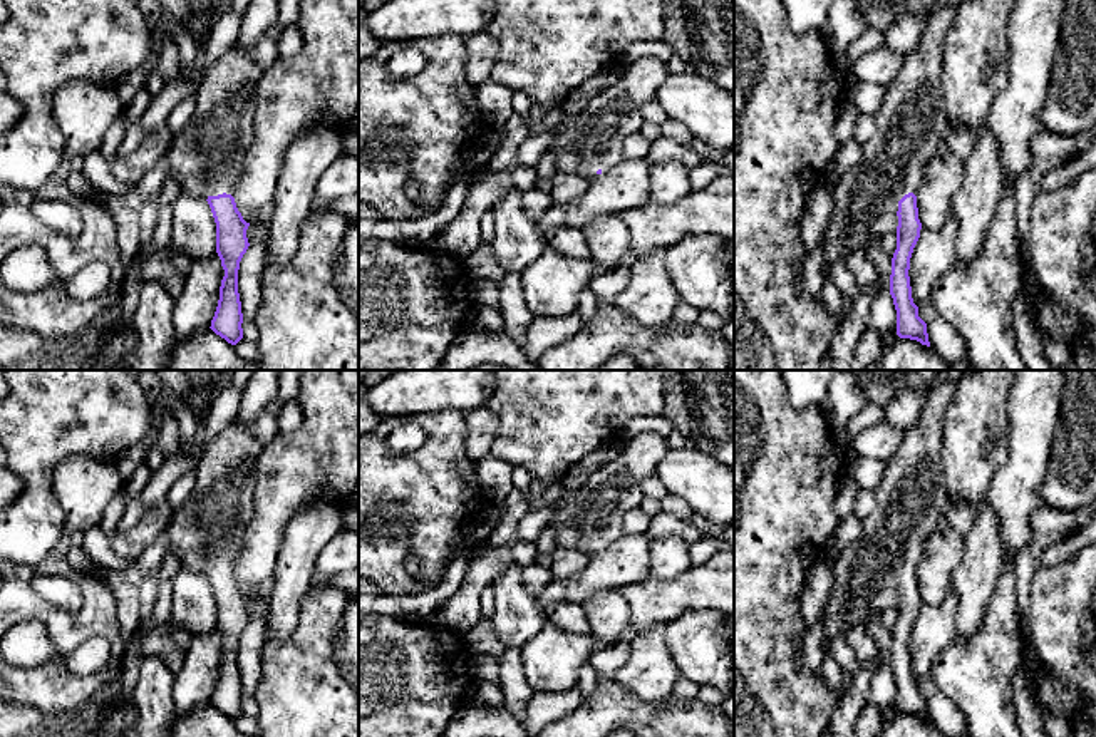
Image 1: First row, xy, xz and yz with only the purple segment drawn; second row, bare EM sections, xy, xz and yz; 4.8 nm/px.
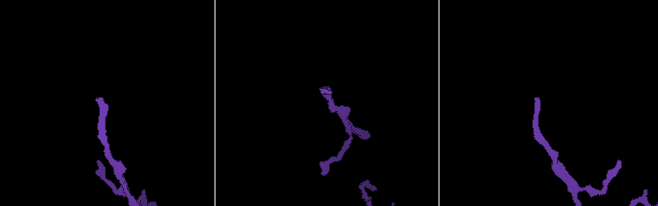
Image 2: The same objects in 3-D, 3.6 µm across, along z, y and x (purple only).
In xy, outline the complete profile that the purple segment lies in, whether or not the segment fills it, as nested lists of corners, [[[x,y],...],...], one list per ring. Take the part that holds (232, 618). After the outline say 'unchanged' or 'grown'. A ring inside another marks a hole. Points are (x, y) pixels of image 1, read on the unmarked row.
[[[235,419],[216,437],[213,437],[194,469],[196,481],[189,497],[181,509],[173,514],[166,533],[171,539],[171,549],[181,568],[206,575],[216,598],[216,628],[221,635],[225,652],[220,662],[220,675],[211,695],[211,705],[236,720],[243,714],[243,688],[238,668],[238,645],[250,618],[246,613],[246,598],[235,578],[235,566],[240,553],[240,541],[246,524],[253,516],[253,492],[256,487],[256,462],[265,446],[251,432],[251,425]]]; grown

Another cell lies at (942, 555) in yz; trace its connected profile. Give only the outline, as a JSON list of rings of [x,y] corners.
[[[943,523],[930,536],[917,564],[917,583],[922,603],[938,606],[949,595],[950,576],[962,563],[962,538]]]

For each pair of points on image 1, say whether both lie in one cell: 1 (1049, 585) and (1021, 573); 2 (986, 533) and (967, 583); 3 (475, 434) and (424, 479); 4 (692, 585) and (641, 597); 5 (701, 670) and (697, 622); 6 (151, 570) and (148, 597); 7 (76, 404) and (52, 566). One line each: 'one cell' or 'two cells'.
1: two cells
2: one cell
3: two cells
4: one cell
5: one cell
6: one cell
7: two cells

